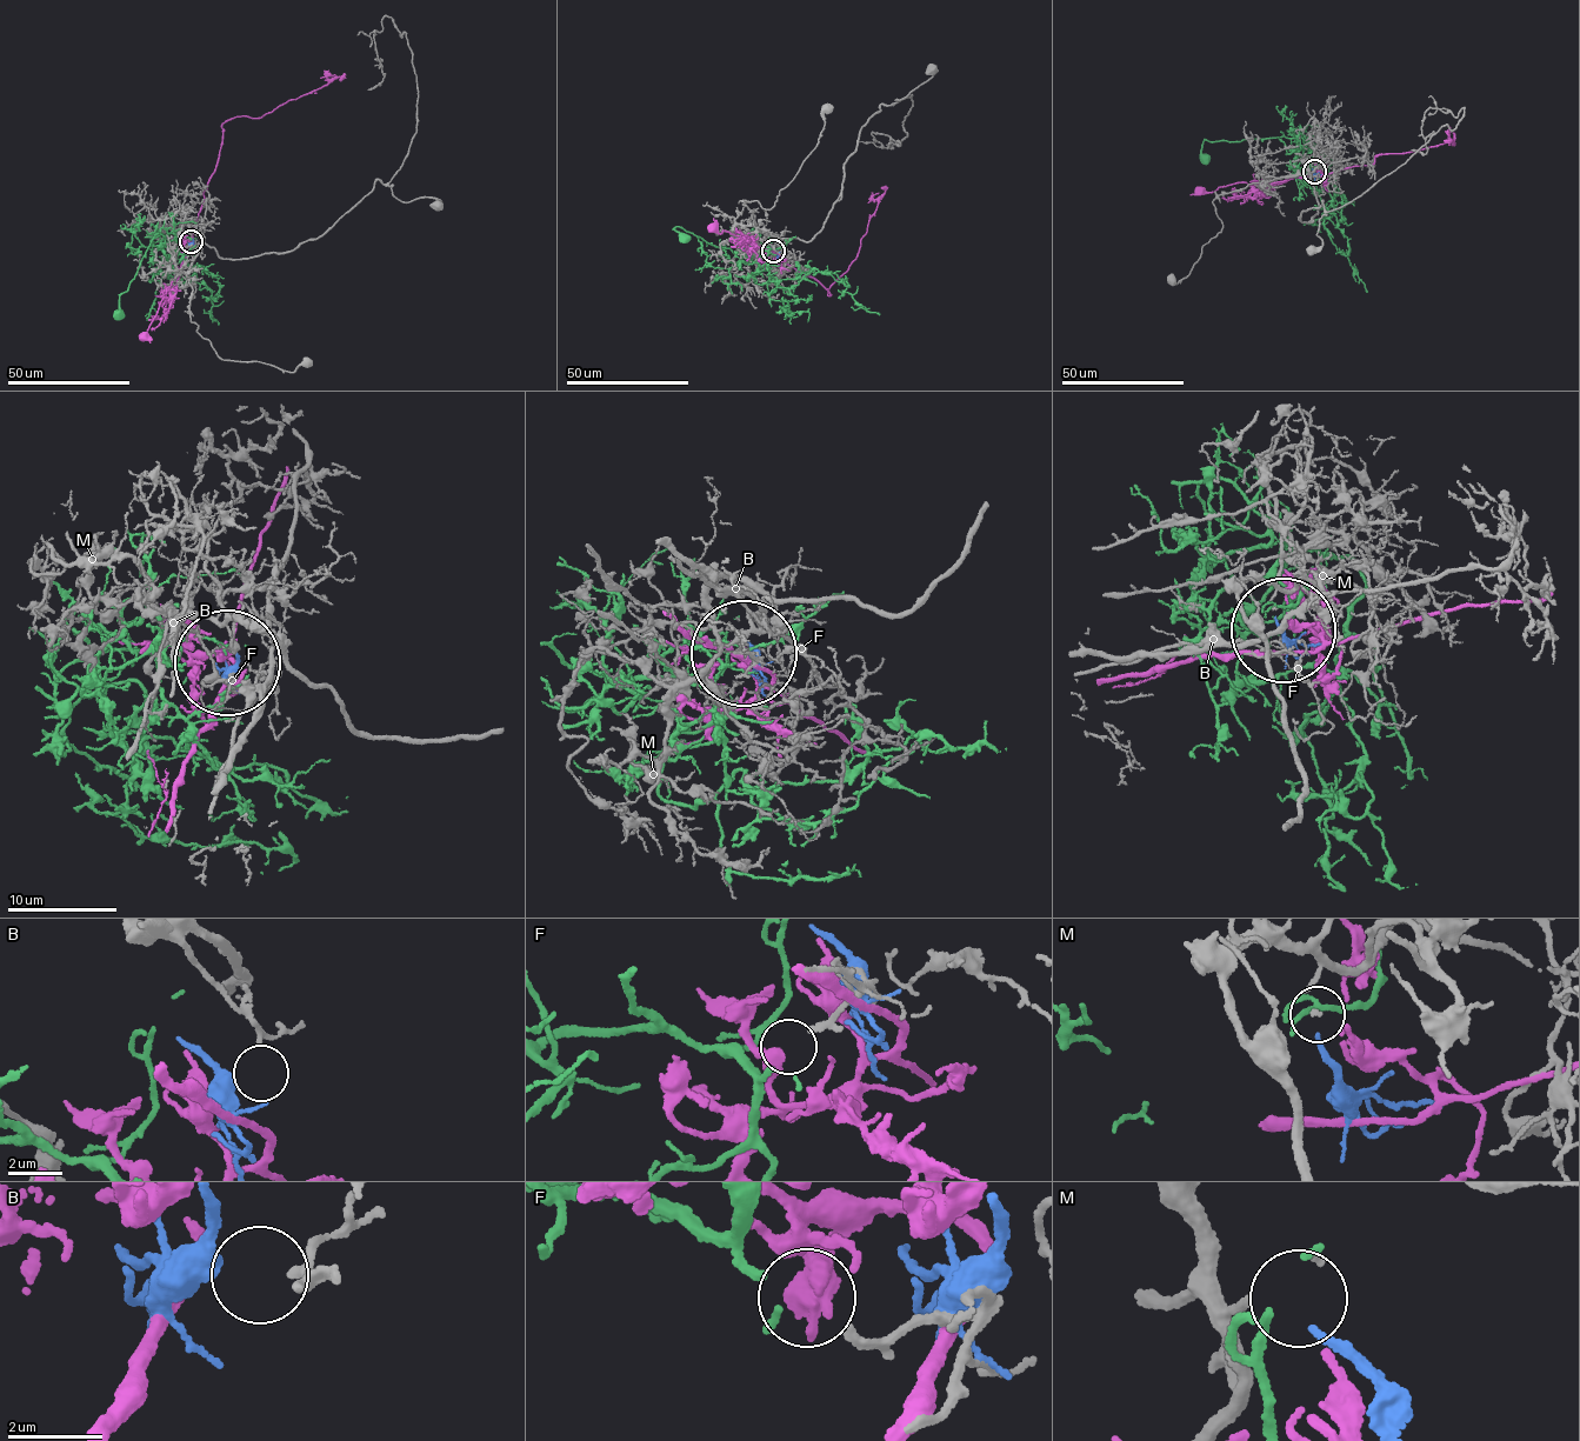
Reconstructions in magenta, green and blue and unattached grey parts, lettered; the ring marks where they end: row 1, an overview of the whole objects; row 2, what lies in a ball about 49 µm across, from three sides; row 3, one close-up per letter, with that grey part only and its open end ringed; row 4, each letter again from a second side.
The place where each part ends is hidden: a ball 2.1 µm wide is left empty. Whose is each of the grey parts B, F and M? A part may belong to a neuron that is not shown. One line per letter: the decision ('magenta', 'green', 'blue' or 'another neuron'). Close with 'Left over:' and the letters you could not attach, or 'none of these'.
B: another neuron
F: green
M: blue
Left over: B

